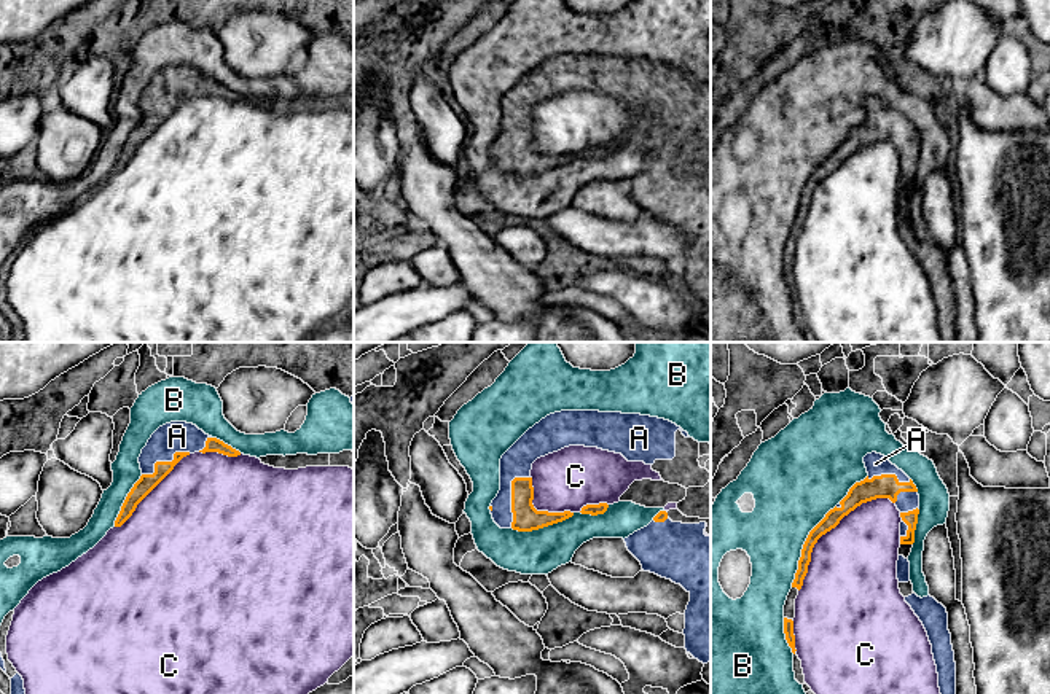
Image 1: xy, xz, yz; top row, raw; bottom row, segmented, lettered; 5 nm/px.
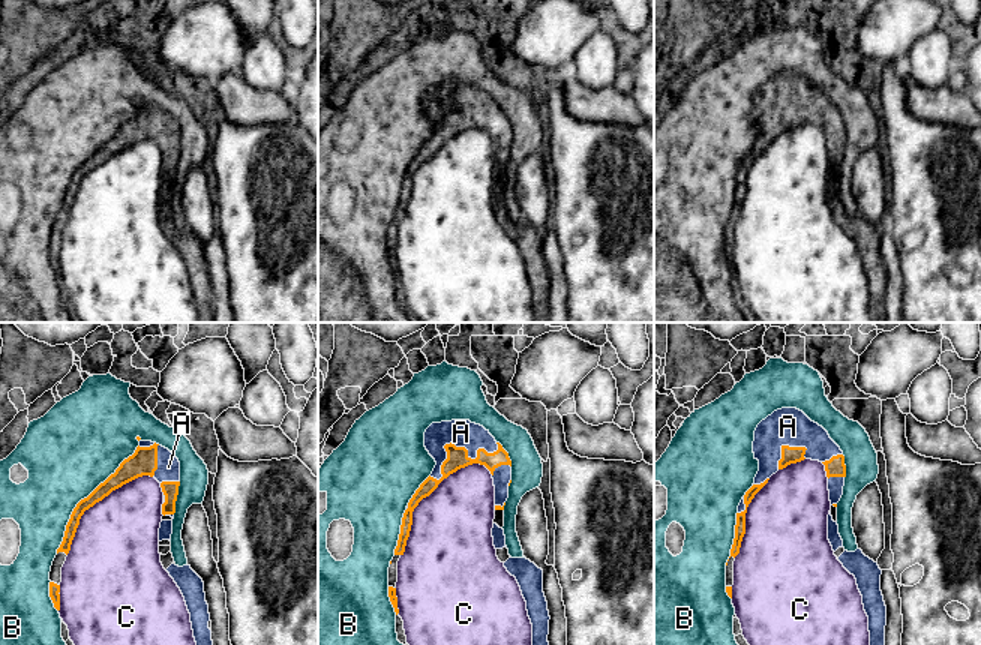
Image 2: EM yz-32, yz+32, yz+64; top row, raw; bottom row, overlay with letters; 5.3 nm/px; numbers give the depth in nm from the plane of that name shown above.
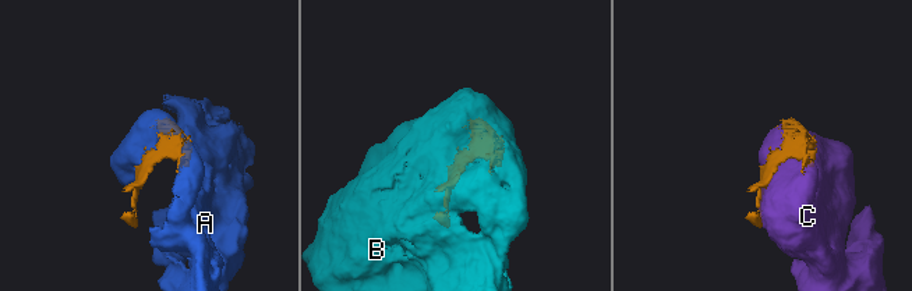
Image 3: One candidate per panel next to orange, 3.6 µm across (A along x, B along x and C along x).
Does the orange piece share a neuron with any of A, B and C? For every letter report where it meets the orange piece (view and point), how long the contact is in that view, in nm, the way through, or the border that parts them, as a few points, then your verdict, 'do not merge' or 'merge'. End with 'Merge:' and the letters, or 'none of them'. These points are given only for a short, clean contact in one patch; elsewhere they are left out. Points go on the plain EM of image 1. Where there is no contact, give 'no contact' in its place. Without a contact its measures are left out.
A: xz (512, 139) | 280 nm | merge
B: yz (803, 190) | 480 nm | do not merge
C: yz (830, 172) | 650 nm | do not merge
Merge: A

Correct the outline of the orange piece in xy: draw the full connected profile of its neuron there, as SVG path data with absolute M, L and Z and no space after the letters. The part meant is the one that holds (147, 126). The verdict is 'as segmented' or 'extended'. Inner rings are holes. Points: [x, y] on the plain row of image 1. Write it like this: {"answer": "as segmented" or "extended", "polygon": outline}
{"answer": "extended", "polygon": "M170 65L159 70L139 100L142 119L127 137L115 170L121 170L137 148L174 113L186 99L194 96L218 96L228 100L241 99L223 84L206 78L193 67Z"}

